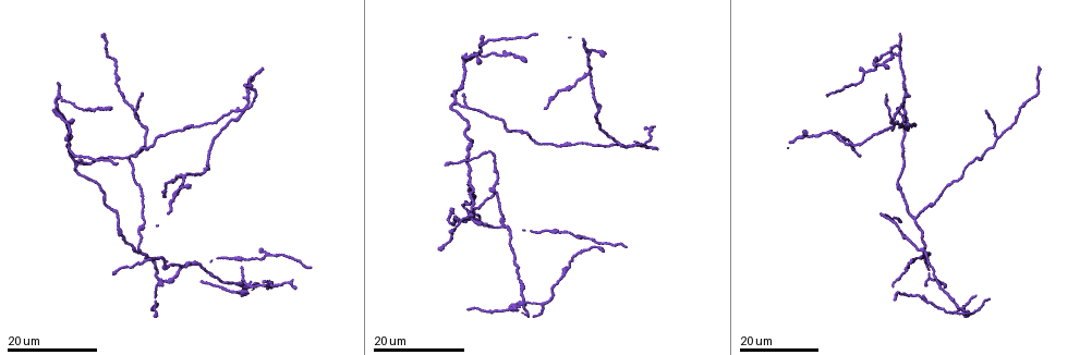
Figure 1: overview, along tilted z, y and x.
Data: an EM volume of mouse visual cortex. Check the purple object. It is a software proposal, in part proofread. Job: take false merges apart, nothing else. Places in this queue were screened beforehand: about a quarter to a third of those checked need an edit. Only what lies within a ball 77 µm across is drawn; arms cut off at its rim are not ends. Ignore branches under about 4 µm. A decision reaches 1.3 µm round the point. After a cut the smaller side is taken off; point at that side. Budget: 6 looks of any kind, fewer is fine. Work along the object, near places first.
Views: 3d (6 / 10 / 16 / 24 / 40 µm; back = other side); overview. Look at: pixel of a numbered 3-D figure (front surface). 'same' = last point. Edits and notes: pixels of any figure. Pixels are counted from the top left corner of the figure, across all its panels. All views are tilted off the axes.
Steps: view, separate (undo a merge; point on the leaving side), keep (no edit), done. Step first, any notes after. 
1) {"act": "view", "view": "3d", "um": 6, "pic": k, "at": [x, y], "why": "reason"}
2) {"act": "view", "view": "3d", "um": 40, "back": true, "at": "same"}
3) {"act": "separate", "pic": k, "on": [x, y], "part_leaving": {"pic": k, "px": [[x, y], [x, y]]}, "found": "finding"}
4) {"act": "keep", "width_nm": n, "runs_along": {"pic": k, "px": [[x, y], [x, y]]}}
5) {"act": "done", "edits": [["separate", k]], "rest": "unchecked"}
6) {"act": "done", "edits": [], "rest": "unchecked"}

{"act": "view", "view": "3d", "um": 24, "pic": 1, "at": [501, 224]}

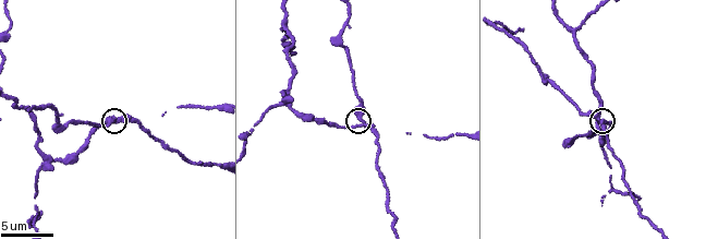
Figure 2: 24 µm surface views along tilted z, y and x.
{"act": "view", "view": "3d", "um": 10, "pic": 2, "at": [361, 116]}

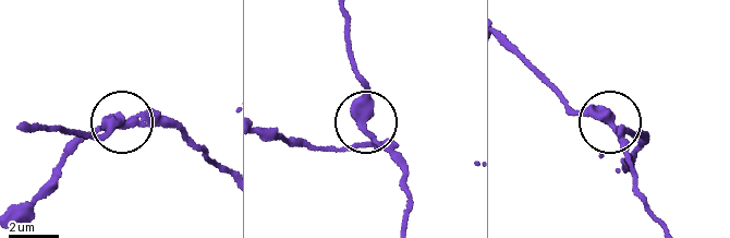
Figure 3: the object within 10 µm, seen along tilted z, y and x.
{"act": "separate", "pic": 3, "on": [356, 117], "side_arm_um": 31, "arms": 3, "found": "a second neuron is stuck on"}

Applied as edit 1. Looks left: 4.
{"act": "view", "view": "3d", "um": 10, "pic": 2, "at": [599, 131]}

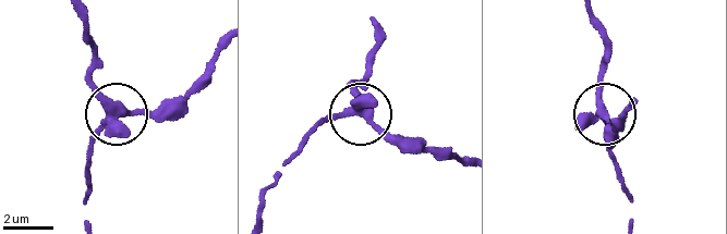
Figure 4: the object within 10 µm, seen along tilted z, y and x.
{"act": "keep", "runs_along": {"pic": 4, "px": [[592, 12], [604, 42], [601, 99], [613, 156]]}, "found": "all the same neuron"}

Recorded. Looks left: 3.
{"act": "view", "view": "3d", "um": 16, "pic": 1, "at": [628, 146], "why": "three arms meet"}

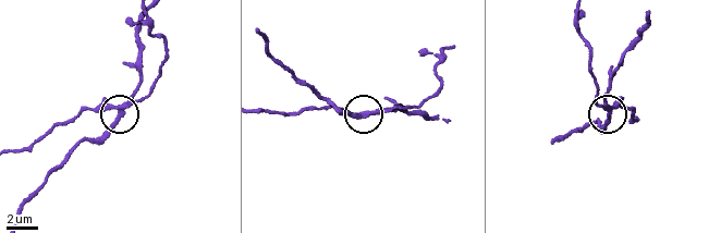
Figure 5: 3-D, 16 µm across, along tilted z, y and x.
{"act": "view", "view": "3d", "um": 6, "pic": 5, "at": [121, 109]}

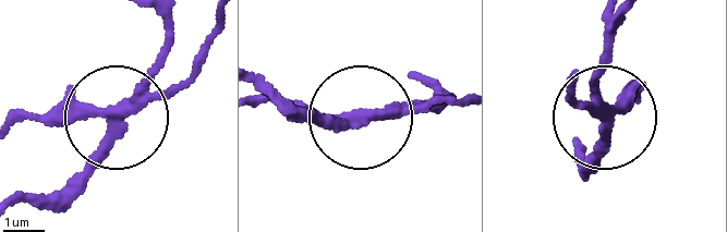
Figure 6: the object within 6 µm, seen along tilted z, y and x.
{"act": "separate", "pic": 6, "on": [106, 156], "arms": 3, "part_leaving": {"pic": 6, "px": [[125, 105], [116, 137], [52, 191], [12, 204]]}, "found": "two neurons meet here"}

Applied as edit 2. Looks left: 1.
{"act": "done", "edits": [["separate", 3], ["separate", 6]], "rest": "unchecked"}

